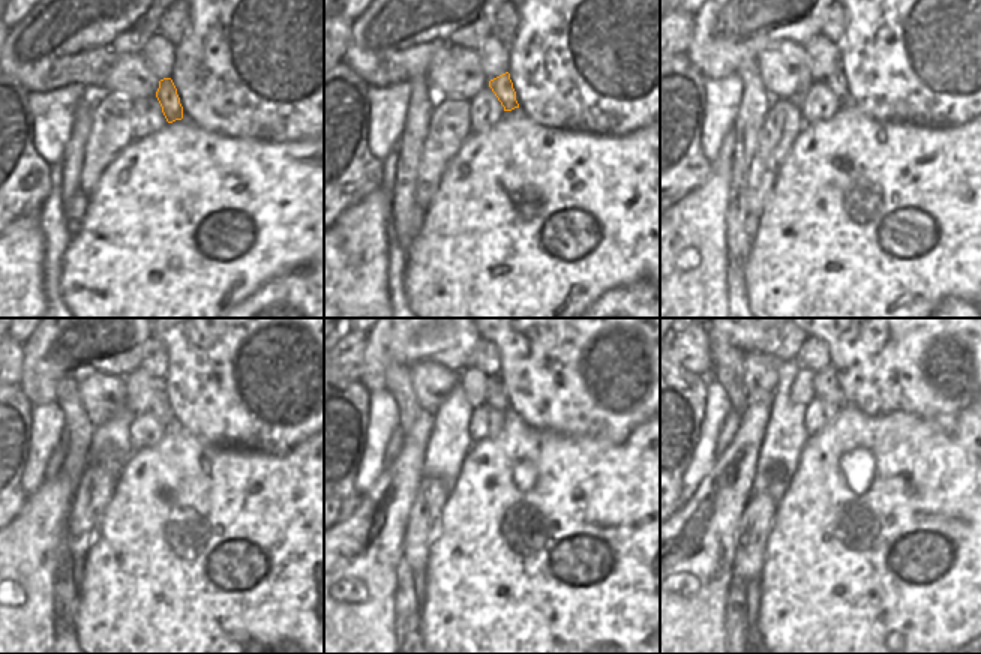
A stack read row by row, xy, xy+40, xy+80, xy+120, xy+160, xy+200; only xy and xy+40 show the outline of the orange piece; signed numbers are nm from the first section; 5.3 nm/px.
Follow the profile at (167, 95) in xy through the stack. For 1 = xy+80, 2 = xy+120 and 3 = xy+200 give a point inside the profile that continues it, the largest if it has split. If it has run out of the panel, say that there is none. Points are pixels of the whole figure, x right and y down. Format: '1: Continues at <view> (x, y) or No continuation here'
1: Continues at xy+80 (836, 81)
2: Continues at xy+120 (159, 408)
3: Continues at xy+200 (825, 384).

